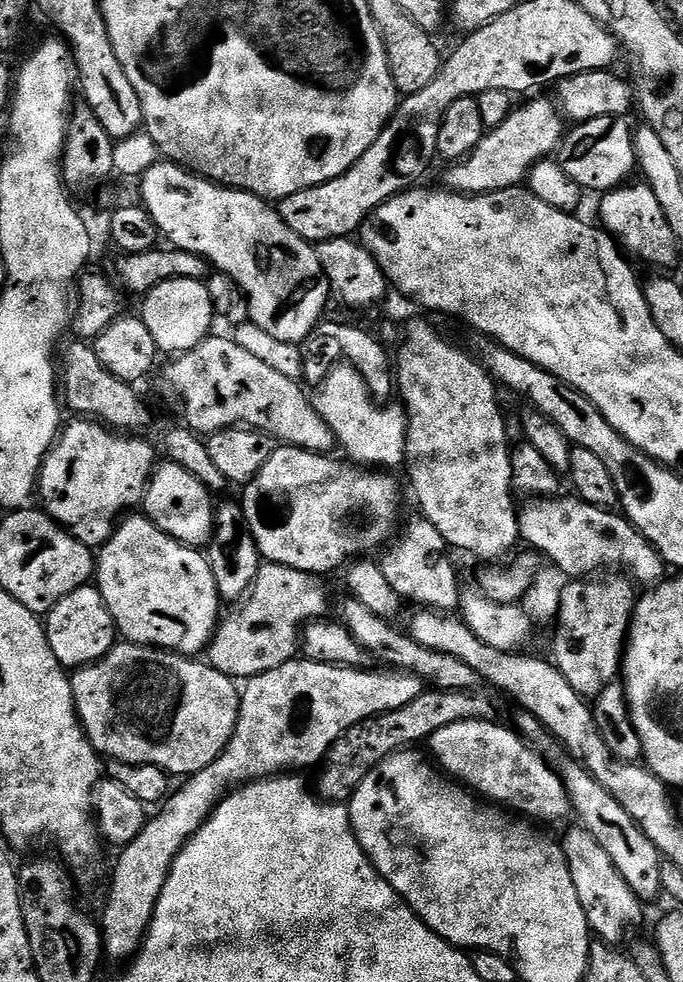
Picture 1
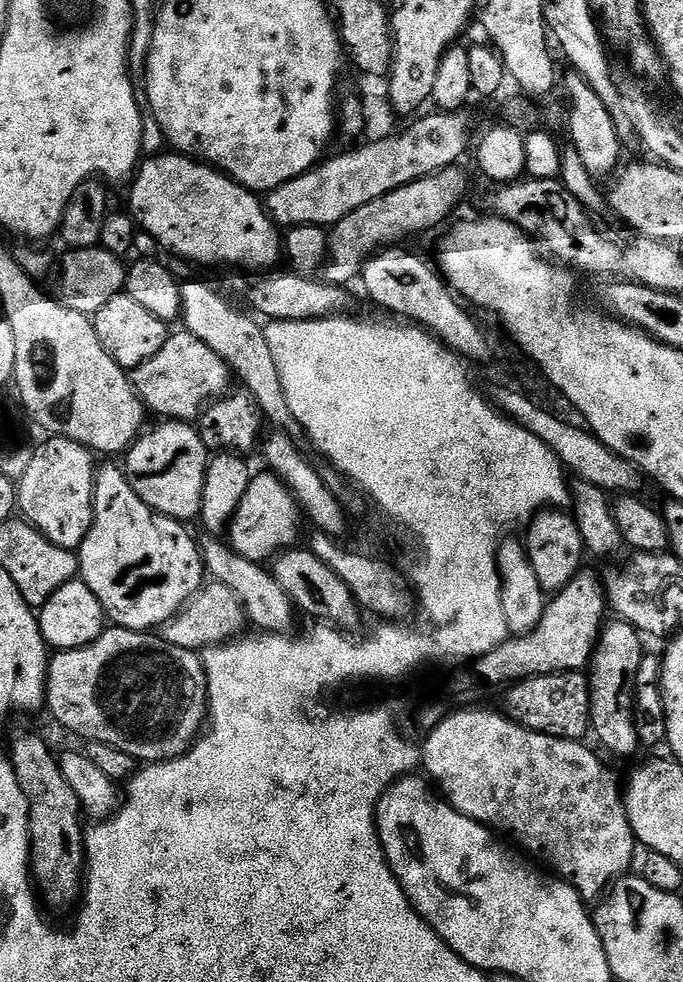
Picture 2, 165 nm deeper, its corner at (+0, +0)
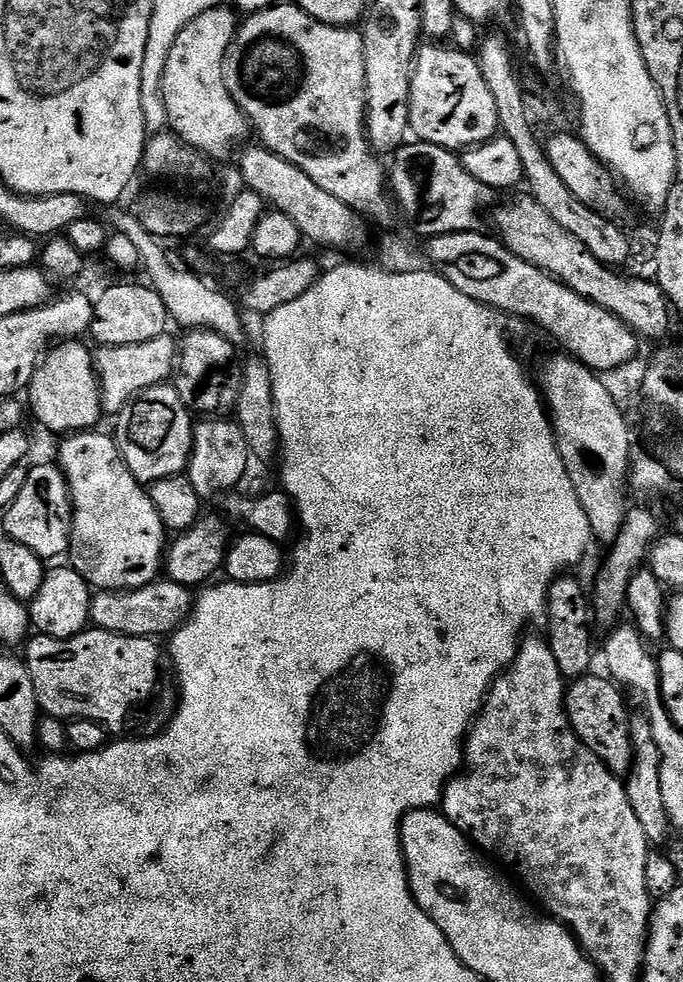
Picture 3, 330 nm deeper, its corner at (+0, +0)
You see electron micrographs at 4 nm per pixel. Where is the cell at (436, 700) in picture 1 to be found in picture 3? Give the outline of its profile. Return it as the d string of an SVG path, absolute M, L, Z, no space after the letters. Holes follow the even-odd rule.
M589 674L579 676L567 685L564 693L564 712L576 736L595 754L616 776L627 777L632 768L634 750L630 726L632 719L628 704L624 701L625 693L619 684L607 675Z

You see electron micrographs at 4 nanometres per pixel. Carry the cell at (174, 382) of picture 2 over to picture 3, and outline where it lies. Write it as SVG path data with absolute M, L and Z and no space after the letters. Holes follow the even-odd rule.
M165 334L150 338L150 342L138 342L134 346L100 346L95 349L96 375L100 378L100 401L104 404L105 413L118 414L150 386L158 386L173 379L178 344L170 337L171 335Z

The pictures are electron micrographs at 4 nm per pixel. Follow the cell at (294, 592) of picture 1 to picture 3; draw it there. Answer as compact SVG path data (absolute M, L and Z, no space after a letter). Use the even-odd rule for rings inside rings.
M167 578L125 592L97 591L92 598L91 623L97 628L123 636L167 637L176 631L194 611L193 589Z

